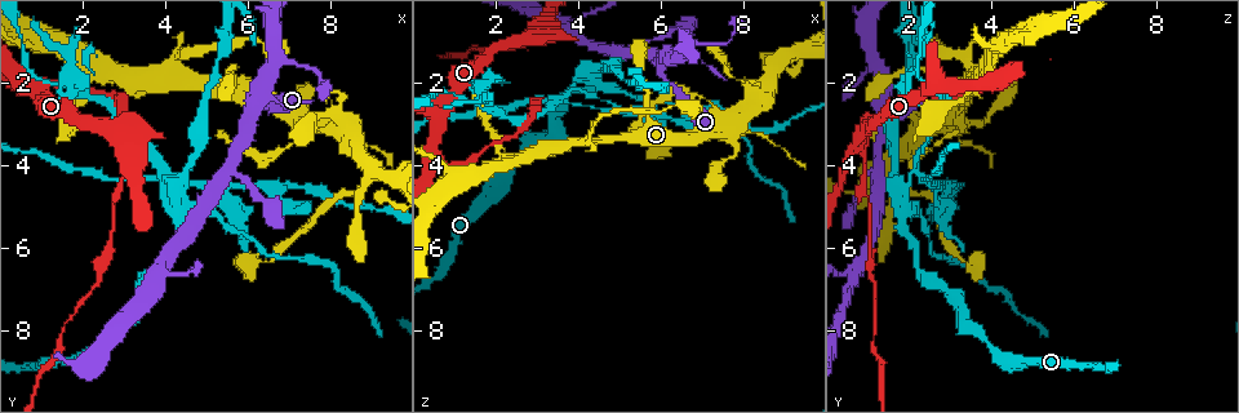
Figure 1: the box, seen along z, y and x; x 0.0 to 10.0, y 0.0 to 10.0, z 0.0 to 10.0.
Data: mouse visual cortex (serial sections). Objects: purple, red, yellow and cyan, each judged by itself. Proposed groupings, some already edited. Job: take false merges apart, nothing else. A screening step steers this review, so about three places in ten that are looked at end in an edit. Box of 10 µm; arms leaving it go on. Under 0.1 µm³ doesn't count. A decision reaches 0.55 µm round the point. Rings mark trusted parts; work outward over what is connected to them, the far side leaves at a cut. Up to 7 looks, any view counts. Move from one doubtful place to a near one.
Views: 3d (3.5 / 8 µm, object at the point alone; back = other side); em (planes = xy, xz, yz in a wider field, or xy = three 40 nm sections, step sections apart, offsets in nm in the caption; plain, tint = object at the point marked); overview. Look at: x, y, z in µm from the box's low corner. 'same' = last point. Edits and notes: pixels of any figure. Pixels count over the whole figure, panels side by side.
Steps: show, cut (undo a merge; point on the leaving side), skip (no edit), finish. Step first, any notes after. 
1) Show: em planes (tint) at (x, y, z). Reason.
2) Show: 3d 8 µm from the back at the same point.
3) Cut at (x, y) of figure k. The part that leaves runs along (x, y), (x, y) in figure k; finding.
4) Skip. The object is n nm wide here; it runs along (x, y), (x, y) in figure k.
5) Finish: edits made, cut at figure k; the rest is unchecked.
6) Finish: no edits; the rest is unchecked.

Show: 3d 3.5 µm at (3.25, 3.65, 0.90). Thin arm on a thick one.

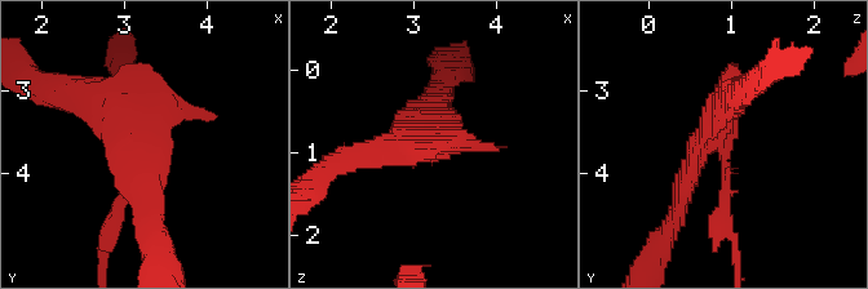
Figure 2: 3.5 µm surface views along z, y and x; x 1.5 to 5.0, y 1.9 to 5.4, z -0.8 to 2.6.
Cut at (726, 217) of figure 2. The part that leaves runs along (726, 182), (723, 225), (736, 269) in figure 2; two cells meet here.

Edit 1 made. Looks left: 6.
Show: 3d 3.5 µm at (4.40, 2.00, 3.50). Two arms in line, one across.

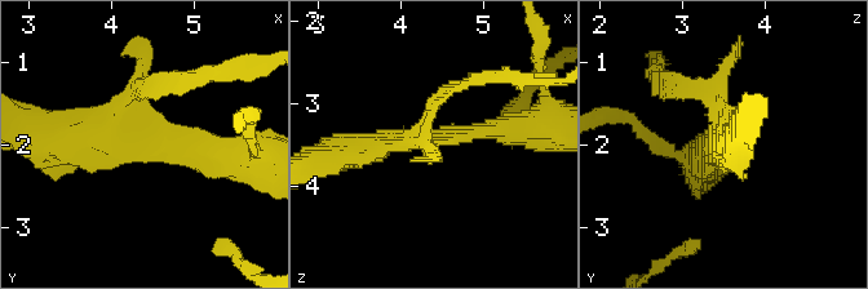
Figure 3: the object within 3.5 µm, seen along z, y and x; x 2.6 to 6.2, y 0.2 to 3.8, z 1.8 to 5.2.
Show: em xy step 3 (tint) at the same point. 3 arms meet here; the arms are 200, 250, 350 nm wide; shape alone is not enough.

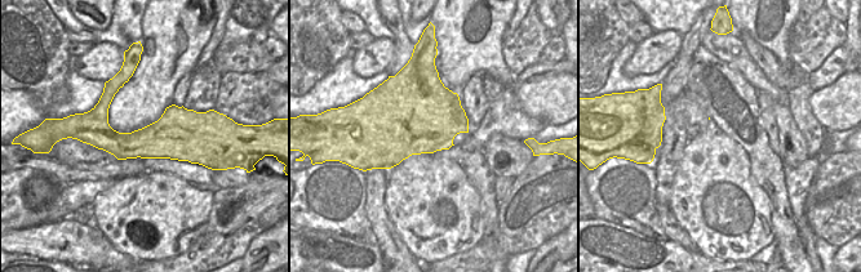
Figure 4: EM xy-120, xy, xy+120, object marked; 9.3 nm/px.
Skip. All the same cell.

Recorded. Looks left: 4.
Finish: edits made, cut at figure 2; the rest is unchecked.

